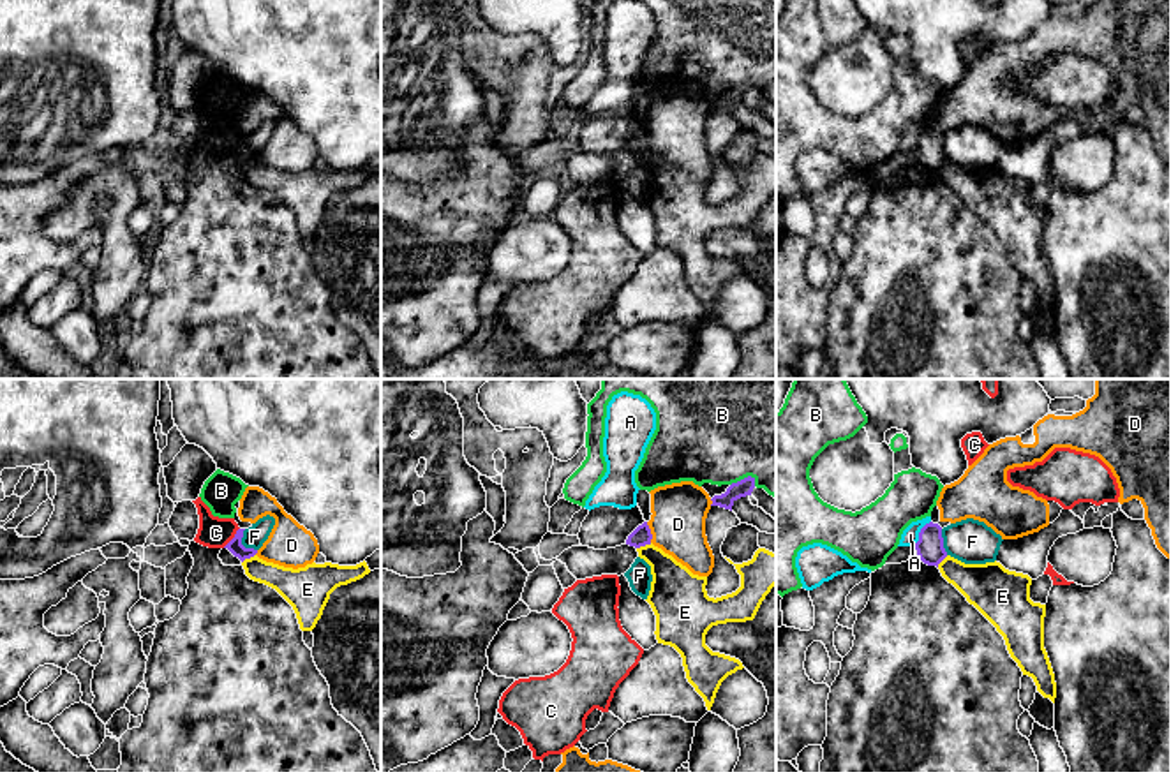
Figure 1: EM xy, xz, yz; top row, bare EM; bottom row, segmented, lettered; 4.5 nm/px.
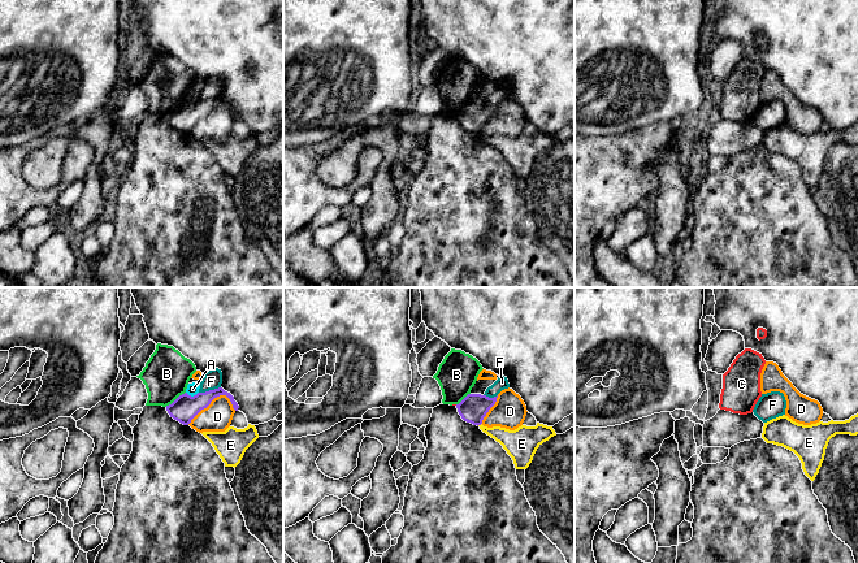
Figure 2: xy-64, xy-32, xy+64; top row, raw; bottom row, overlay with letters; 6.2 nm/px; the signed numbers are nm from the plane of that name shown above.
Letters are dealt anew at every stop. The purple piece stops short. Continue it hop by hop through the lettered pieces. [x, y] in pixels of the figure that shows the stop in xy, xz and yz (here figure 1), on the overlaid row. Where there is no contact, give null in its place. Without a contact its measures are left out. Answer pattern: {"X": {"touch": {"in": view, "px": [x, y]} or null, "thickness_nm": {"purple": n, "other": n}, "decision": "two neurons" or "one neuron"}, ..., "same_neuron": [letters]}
{"A": {"touch": {"in": "yz", "px": [919, 533]}, "thickness_nm": {"purple": 130, "other": 80}, "decision": "two neurons"}, "B": {"touch": {"in": "xz", "px": [745, 478]}, "thickness_nm": {"purple": 80, "other": 500}, "decision": "two neurons"}, "C": {"touch": {"in": "xy", "px": [233, 538]}, "thickness_nm": {"purple": 70, "other": 140}, "decision": "two neurons"}, "D": {"touch": {"in": "xz", "px": [649, 533]}, "thickness_nm": {"purple": 90, "other": 260}, "decision": "two neurons"}, "E": {"touch": {"in": "xz", "px": [644, 545]}, "thickness_nm": {"purple": 90, "other": 220}, "decision": "two neurons"}, "F": {"touch": {"in": "xy", "px": [240, 543]}, "thickness_nm": {"purple": 70, "other": 100}, "decision": "two neurons"}, "same_neuron": []}

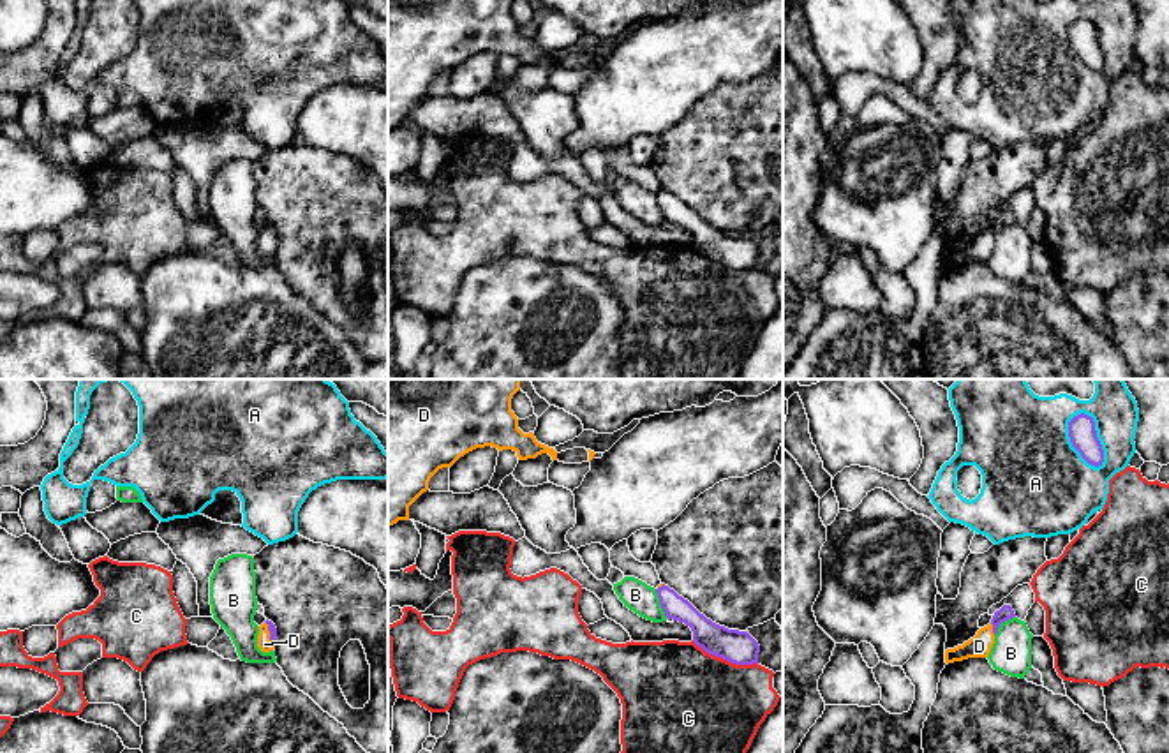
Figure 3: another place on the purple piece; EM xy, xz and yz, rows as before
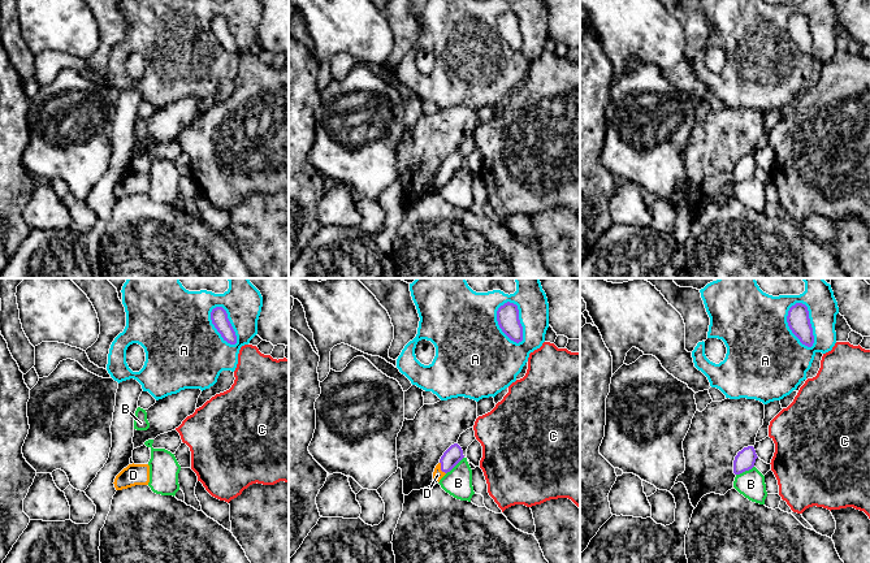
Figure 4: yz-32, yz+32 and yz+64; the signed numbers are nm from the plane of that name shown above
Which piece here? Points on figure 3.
{"A": {"touch": {"in": "yz", "px": [1097, 438]}, "thickness_nm": {"purple": 130, "other": 280}, "decision": "two neurons"}, "B": {"touch": {"in": "xz", "px": [660, 603]}, "thickness_nm": {"purple": 130, "other": 140}, "decision": "two neurons"}, "C": {"touch": {"in": "xz", "px": [725, 658]}, "thickness_nm": {"purple": 150, "other": 460}, "decision": "two neurons"}, "D": {"touch": {"in": "yz", "px": [993, 628]}, "thickness_nm": {"purple": 70, "other": 100}, "decision": "one neuron"}, "same_neuron": ["D"]}

